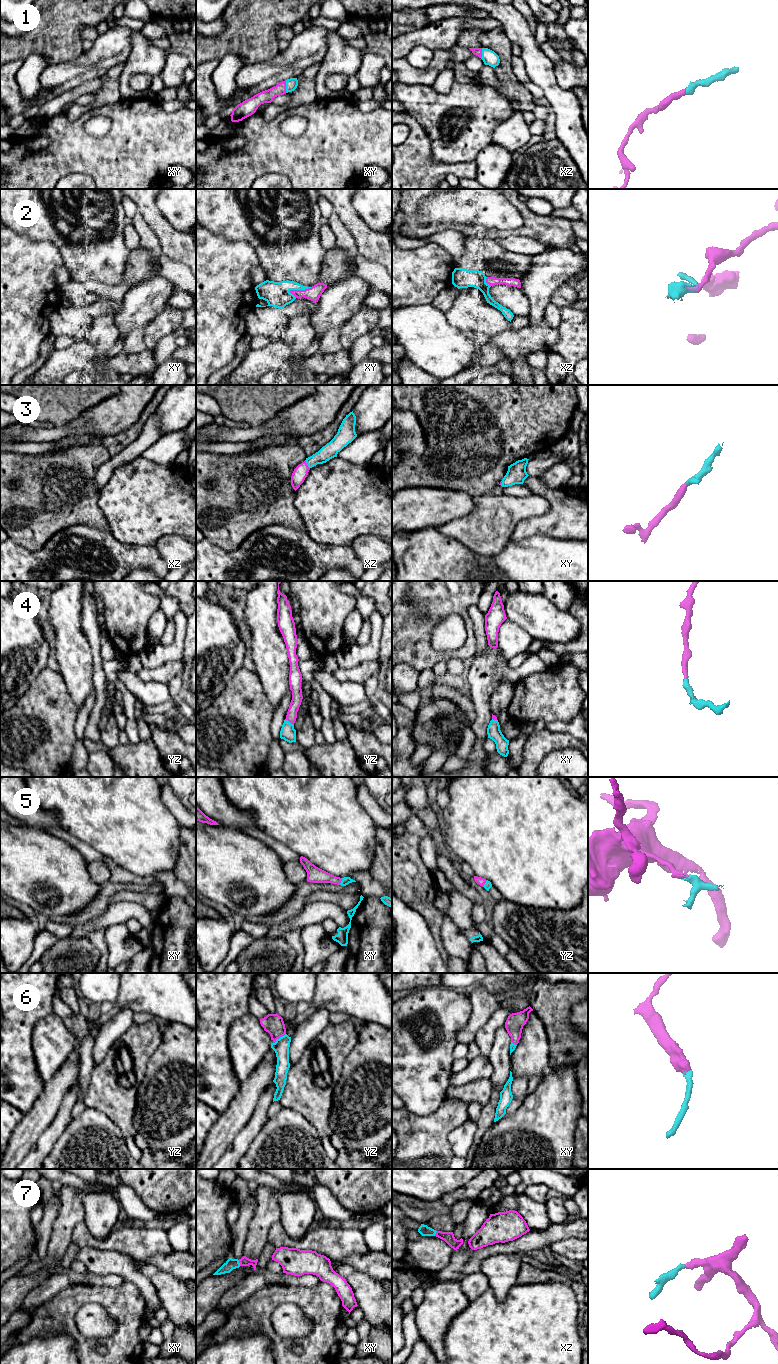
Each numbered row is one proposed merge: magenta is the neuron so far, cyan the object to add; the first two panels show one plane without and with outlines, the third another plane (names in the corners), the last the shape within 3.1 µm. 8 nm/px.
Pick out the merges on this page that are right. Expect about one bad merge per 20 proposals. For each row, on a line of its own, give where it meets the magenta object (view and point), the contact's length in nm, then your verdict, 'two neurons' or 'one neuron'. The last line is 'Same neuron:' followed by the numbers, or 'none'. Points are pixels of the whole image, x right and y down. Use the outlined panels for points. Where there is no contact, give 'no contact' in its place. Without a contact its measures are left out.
1: meets magenta in xy at (285, 87); contact 100 nm long; one neuron
2: meets magenta in xy at (299, 290); contact 190 nm long; one neuron
3: meets magenta in xz at (306, 464); contact 80 nm long; one neuron
4: meets magenta in yz at (289, 721); contact 80 nm long; one neuron
5: meets magenta in xy at (341, 880); contact 60 nm long; one neuron
6: meets magenta in yz at (279, 1037); contact 130 nm long; one neuron
7: meets magenta in xy at (239, 1262); contact 50 nm long; one neuron
Same neuron: 1, 2, 3, 4, 5, 6, 7

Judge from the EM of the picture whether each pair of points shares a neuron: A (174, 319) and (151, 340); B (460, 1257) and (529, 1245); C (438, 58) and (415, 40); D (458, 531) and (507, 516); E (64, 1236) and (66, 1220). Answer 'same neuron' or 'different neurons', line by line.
A: same neuron
B: different neurons
C: different neurons
D: same neuron
E: same neuron

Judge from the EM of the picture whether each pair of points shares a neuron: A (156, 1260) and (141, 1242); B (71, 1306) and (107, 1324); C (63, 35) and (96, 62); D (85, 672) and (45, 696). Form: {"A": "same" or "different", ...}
{"A": "different", "B": "different", "C": "different", "D": "different"}

